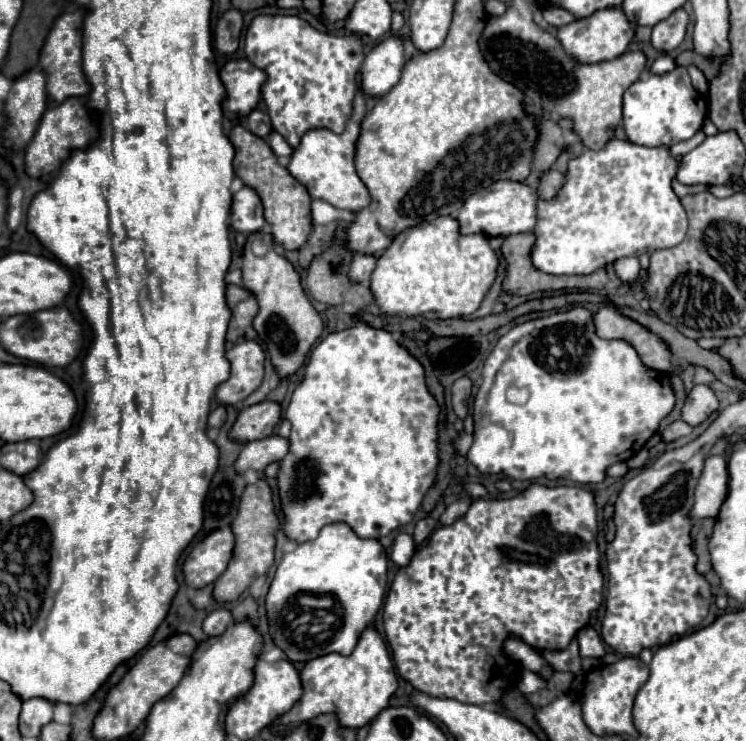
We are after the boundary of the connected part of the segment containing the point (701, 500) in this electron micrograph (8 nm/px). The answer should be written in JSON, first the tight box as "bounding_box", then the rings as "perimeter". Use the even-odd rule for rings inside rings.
{"bounding_box":[688,456,728,520],"perimeter":[[[708,456],[704,460],[702,476],[694,488],[694,506],[688,512],[690,520],[716,518],[728,492],[728,468],[722,456]]]}

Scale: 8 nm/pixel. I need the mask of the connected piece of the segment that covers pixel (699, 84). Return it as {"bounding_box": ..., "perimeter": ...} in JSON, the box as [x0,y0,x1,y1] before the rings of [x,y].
{"bounding_box":[688,66,708,92],"perimeter":[[[688,66],[688,72],[690,72],[690,78],[692,78],[692,84],[694,84],[694,88],[698,90],[698,92],[706,92],[708,90],[708,84],[706,84],[706,78],[704,78],[704,74],[696,68],[696,66]]]}

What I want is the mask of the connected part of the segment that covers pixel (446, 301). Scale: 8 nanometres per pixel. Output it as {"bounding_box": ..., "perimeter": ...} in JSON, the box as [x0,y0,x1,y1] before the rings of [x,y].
{"bounding_box":[370,218,498,320],"perimeter":[[[438,218],[400,232],[394,242],[378,256],[376,268],[370,278],[370,290],[374,304],[388,316],[424,316],[428,320],[448,320],[468,316],[478,310],[486,292],[490,290],[498,268],[498,256],[490,248],[488,238],[482,234],[464,236],[458,232],[454,218]]]}

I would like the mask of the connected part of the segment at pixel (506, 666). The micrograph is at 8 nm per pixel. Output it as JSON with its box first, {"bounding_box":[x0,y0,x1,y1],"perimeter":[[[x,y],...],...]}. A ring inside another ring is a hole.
{"bounding_box":[384,484,604,704],"perimeter":[[[530,484],[520,496],[514,498],[480,498],[474,500],[468,508],[468,512],[458,518],[450,526],[440,526],[432,532],[428,542],[416,550],[410,564],[400,568],[392,580],[392,586],[388,590],[386,602],[384,602],[384,632],[386,640],[392,648],[394,664],[398,674],[408,680],[416,690],[430,694],[434,698],[454,698],[458,702],[466,704],[488,704],[496,702],[506,688],[512,688],[518,680],[518,668],[512,664],[504,652],[502,642],[512,636],[518,638],[532,648],[538,650],[564,650],[570,640],[582,630],[588,622],[594,610],[598,610],[602,602],[602,588],[604,578],[600,572],[600,550],[598,550],[598,520],[596,520],[596,502],[590,490],[578,488],[578,486],[556,486],[548,488],[542,484]]]}

